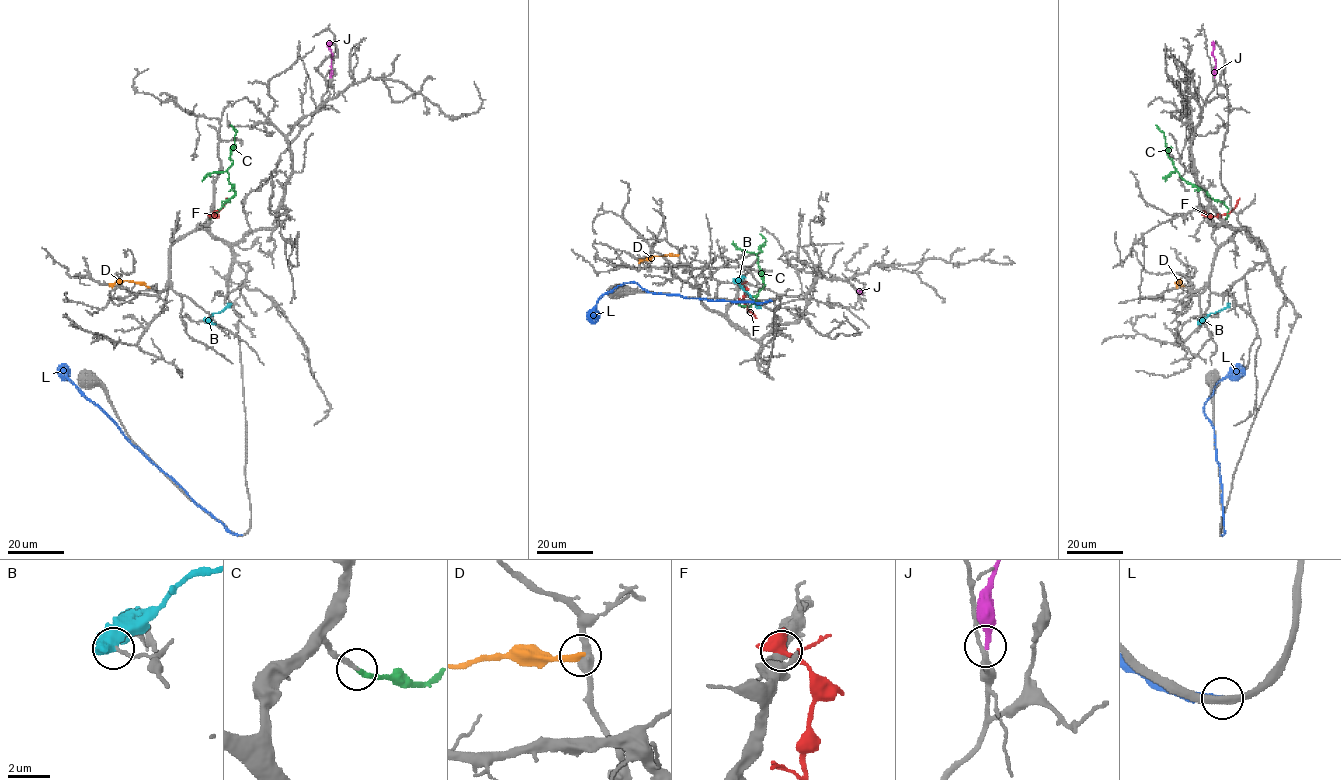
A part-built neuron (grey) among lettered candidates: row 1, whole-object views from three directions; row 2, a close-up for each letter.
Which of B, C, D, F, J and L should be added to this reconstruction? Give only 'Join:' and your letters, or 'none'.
Join: C

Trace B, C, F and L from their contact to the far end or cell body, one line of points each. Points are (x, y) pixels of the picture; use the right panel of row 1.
B: (1200, 323), (1230, 303)
C: (1226, 218), (1228, 208), (1222, 202), (1181, 178), (1167, 155), (1165, 136), (1155, 125)
F: (1205, 214), (1228, 214), (1239, 198)
L: (1221, 535), (1224, 533), (1220, 468), (1214, 426), (1204, 414), (1204, 406), (1221, 380), (1245, 369)

